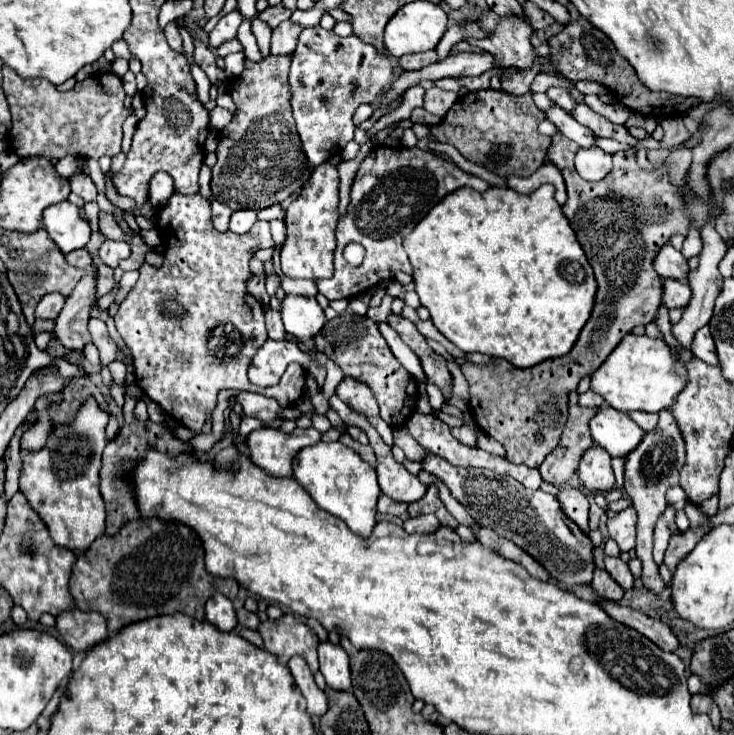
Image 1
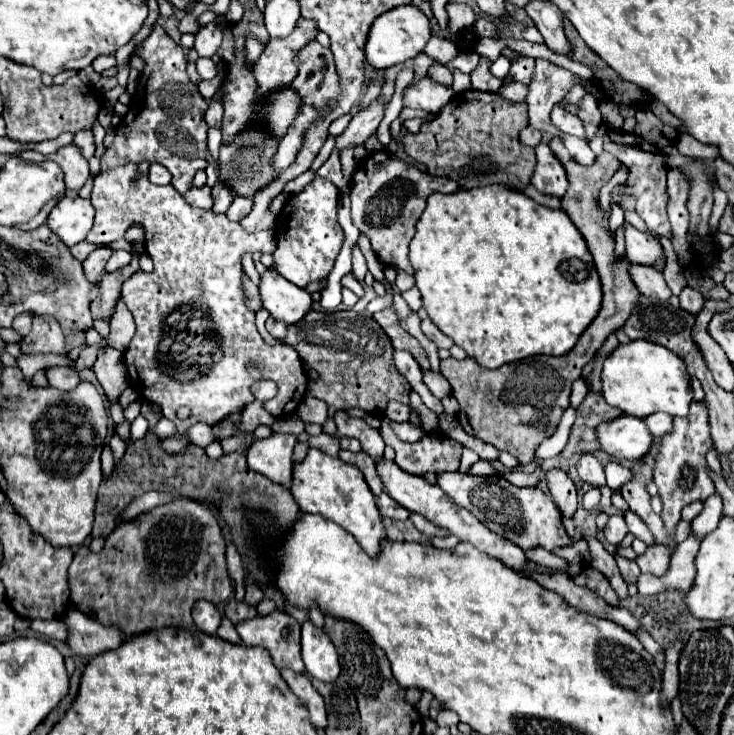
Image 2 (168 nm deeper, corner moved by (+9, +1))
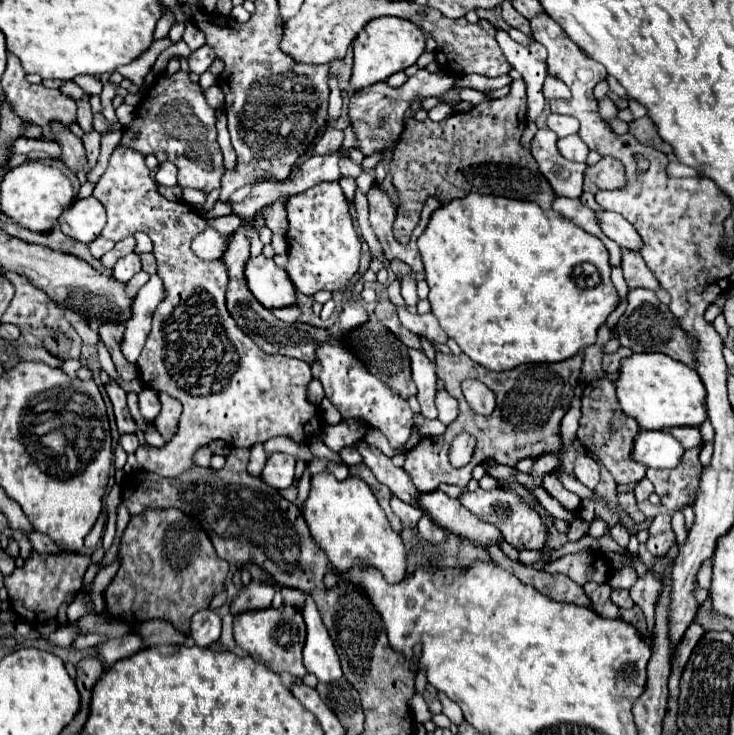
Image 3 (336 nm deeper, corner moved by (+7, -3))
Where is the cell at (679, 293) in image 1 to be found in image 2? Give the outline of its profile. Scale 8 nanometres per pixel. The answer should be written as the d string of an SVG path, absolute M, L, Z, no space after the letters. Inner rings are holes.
M632 265L630 269L632 273L632 281L636 283L638 291L644 297L650 299L658 299L658 301L668 301L672 297L670 287L664 281L664 275L660 271L656 271L654 267L640 267L640 265Z

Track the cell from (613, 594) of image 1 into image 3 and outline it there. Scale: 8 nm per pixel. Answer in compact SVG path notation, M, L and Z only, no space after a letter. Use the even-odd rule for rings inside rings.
M586 583L584 585L584 593L590 599L590 609L596 611L600 617L620 617L620 609L610 601L610 585L608 583Z

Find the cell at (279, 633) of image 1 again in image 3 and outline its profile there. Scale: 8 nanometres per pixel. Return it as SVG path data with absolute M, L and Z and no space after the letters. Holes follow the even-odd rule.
M280 605L278 609L268 607L260 611L244 611L234 615L234 639L248 655L260 655L280 675L304 677L306 667L302 663L302 649L306 643L306 625L302 613L292 605Z

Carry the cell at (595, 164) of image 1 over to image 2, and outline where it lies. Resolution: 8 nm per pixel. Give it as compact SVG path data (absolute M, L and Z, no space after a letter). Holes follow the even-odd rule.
M564 135L562 137L566 149L570 151L572 159L578 163L578 165L592 165L596 161L596 155L592 153L592 149L588 147L588 141L586 139L578 139L578 137L572 137L572 135Z

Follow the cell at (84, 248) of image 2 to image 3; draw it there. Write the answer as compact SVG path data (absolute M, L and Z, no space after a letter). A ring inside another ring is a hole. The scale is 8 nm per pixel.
M100 235L100 237L90 245L90 251L92 251L94 257L100 259L100 257L102 257L106 251L110 251L112 247L114 247L114 241L110 241L110 239L106 239L106 237Z

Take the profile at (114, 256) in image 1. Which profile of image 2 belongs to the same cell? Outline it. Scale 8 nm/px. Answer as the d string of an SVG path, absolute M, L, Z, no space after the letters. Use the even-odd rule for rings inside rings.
M116 249L116 251L112 253L112 257L108 259L108 263L106 263L106 271L116 271L116 269L120 269L120 267L128 265L128 263L130 263L130 259L132 259L132 255L130 255L128 251Z

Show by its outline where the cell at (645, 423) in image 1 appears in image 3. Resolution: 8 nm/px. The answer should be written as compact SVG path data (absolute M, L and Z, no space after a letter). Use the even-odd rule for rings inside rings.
M670 429L668 433L672 433L678 441L682 441L684 449L694 449L694 447L702 447L704 445L700 429Z

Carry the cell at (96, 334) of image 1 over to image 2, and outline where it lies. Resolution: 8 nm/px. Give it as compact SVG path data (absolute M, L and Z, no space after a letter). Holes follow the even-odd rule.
M112 347L98 349L98 357L94 361L92 371L96 373L98 383L110 401L118 401L120 393L128 387L128 375L124 369L124 355Z

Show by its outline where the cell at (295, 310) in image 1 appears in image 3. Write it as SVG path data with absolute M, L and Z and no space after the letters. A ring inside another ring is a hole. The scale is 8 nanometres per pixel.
M262 253L258 257L250 257L246 261L244 275L248 289L266 309L292 305L296 301L294 285L288 273L276 267L274 259L264 257Z

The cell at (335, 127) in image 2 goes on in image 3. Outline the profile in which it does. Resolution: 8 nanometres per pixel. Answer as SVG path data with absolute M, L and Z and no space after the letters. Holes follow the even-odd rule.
M326 129L322 133L322 137L316 141L316 147L312 149L312 155L328 155L332 151L338 151L340 145L342 145L342 139L344 139L344 133L340 129Z

